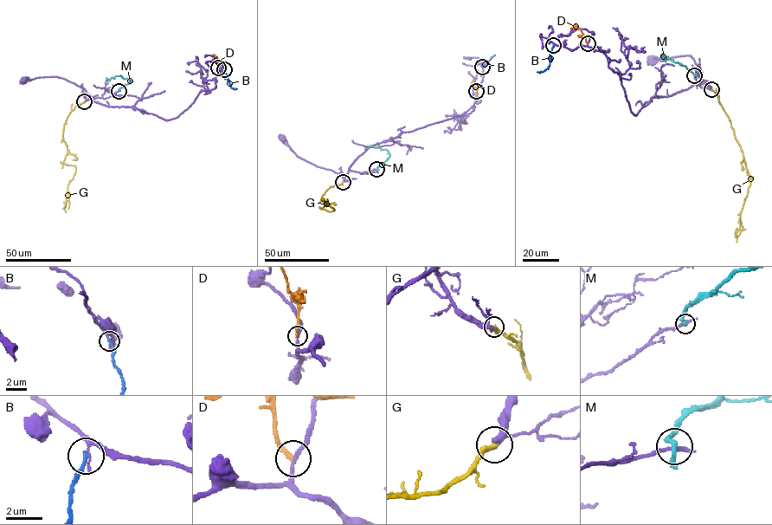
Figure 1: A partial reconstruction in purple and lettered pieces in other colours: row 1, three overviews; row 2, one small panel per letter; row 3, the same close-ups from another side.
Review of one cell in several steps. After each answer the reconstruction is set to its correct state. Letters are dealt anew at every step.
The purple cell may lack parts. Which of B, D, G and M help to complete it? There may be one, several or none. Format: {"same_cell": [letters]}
{"same_cell": ["G"]}

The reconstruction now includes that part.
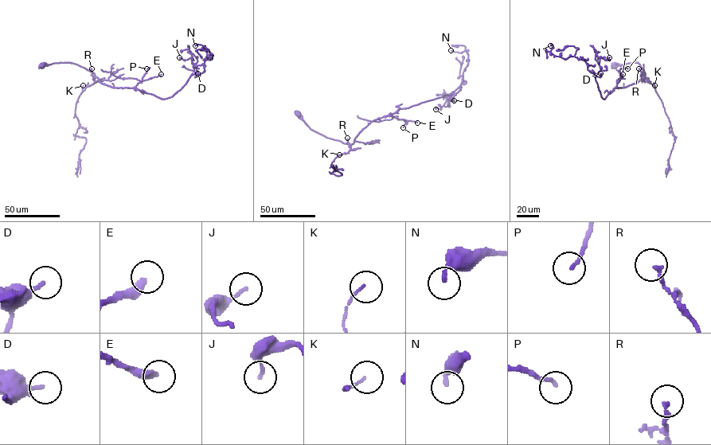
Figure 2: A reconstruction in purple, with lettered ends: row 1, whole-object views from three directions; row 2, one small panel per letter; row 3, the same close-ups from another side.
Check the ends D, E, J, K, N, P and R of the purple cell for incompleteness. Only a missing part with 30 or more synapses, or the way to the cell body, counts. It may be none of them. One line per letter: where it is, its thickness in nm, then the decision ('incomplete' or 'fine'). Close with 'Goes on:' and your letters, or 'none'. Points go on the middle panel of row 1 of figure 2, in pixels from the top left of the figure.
D: at (454, 100); 160 nm thick; fine
E: at (417, 122); 340 nm thick; incomplete
J: at (435, 109); 130 nm thick; fine
K: at (339, 154); 100 nm thick; fine
N: at (451, 50); 170 nm thick; fine
P: at (403, 127); 160 nm thick; fine
R: at (347, 138); 190 nm thick; fine
Goes on: E

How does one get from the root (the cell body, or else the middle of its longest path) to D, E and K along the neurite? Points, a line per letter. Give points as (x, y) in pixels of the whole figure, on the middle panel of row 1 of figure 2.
D: (297, 114), (310, 129), (351, 145), (372, 121), (389, 113), (443, 95), (455, 94), (451, 99), (454, 100)
E: (297, 114), (310, 129), (349, 145), (372, 121), (382, 117), (391, 115), (417, 122)
K: (297, 114), (310, 129), (327, 138), (351, 145), (348, 152), (339, 154)

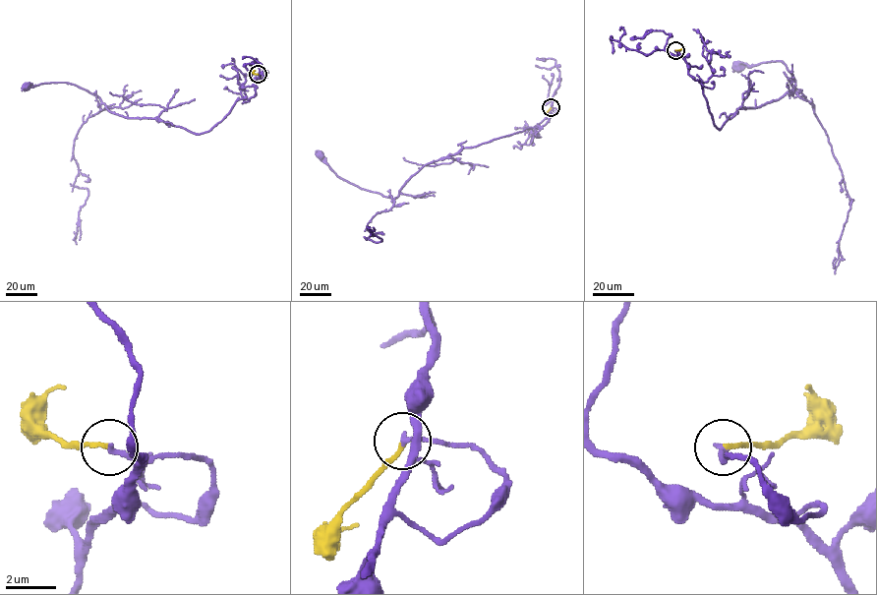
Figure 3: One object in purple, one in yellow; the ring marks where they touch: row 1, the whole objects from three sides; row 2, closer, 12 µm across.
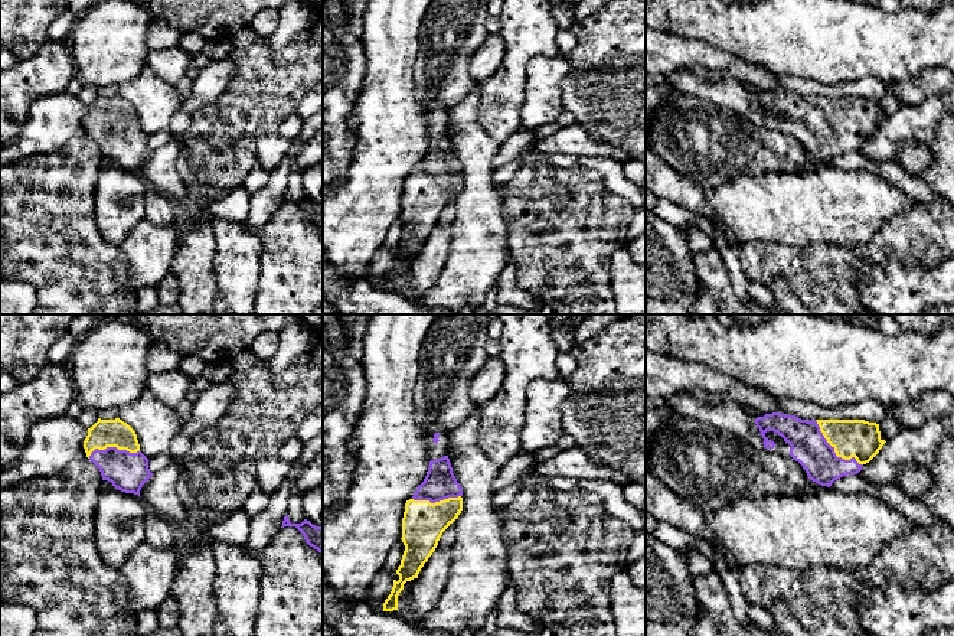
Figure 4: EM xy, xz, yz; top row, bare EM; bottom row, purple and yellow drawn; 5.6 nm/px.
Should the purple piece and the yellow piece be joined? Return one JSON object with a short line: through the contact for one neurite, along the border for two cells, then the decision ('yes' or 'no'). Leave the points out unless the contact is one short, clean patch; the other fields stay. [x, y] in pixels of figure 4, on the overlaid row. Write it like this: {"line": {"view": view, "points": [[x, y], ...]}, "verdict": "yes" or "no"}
{"verdict": "yes"}

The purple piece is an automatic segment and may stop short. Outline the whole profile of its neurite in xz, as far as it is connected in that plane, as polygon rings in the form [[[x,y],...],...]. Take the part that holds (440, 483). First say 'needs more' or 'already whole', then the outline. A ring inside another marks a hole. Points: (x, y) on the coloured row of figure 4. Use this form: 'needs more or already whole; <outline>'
needs more; [[[431,424],[428,441],[428,473],[405,503],[401,538],[405,551],[396,570],[399,580],[393,580],[392,591],[383,603],[383,611],[398,610],[398,596],[404,590],[404,584],[418,578],[442,532],[463,511],[463,489],[447,456],[450,440],[437,424]]]

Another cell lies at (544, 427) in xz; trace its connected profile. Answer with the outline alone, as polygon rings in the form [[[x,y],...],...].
[[[536,379],[526,389],[526,421],[520,431],[523,451],[553,446],[563,434],[561,405],[569,398],[566,379]]]

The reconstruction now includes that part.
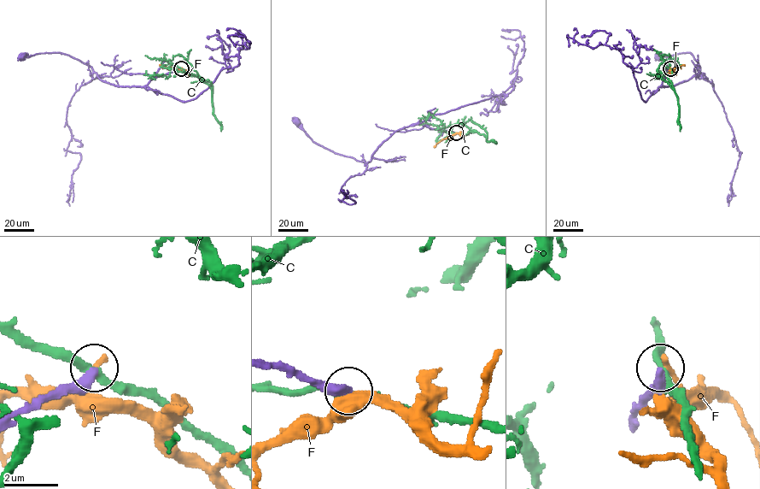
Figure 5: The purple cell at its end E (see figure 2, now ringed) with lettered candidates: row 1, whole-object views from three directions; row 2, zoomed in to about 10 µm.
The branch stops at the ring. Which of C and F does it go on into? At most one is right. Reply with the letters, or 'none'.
none

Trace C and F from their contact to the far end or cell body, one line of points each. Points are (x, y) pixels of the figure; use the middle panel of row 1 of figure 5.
C: (456, 132), (465, 134), (475, 131), (487, 135), (483, 129), (469, 120), (462, 126), (456, 124), (436, 144)
F: (456, 132), (434, 147)

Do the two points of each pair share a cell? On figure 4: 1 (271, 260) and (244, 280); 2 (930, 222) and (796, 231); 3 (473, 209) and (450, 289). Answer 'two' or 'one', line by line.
1: two
2: two
3: one

